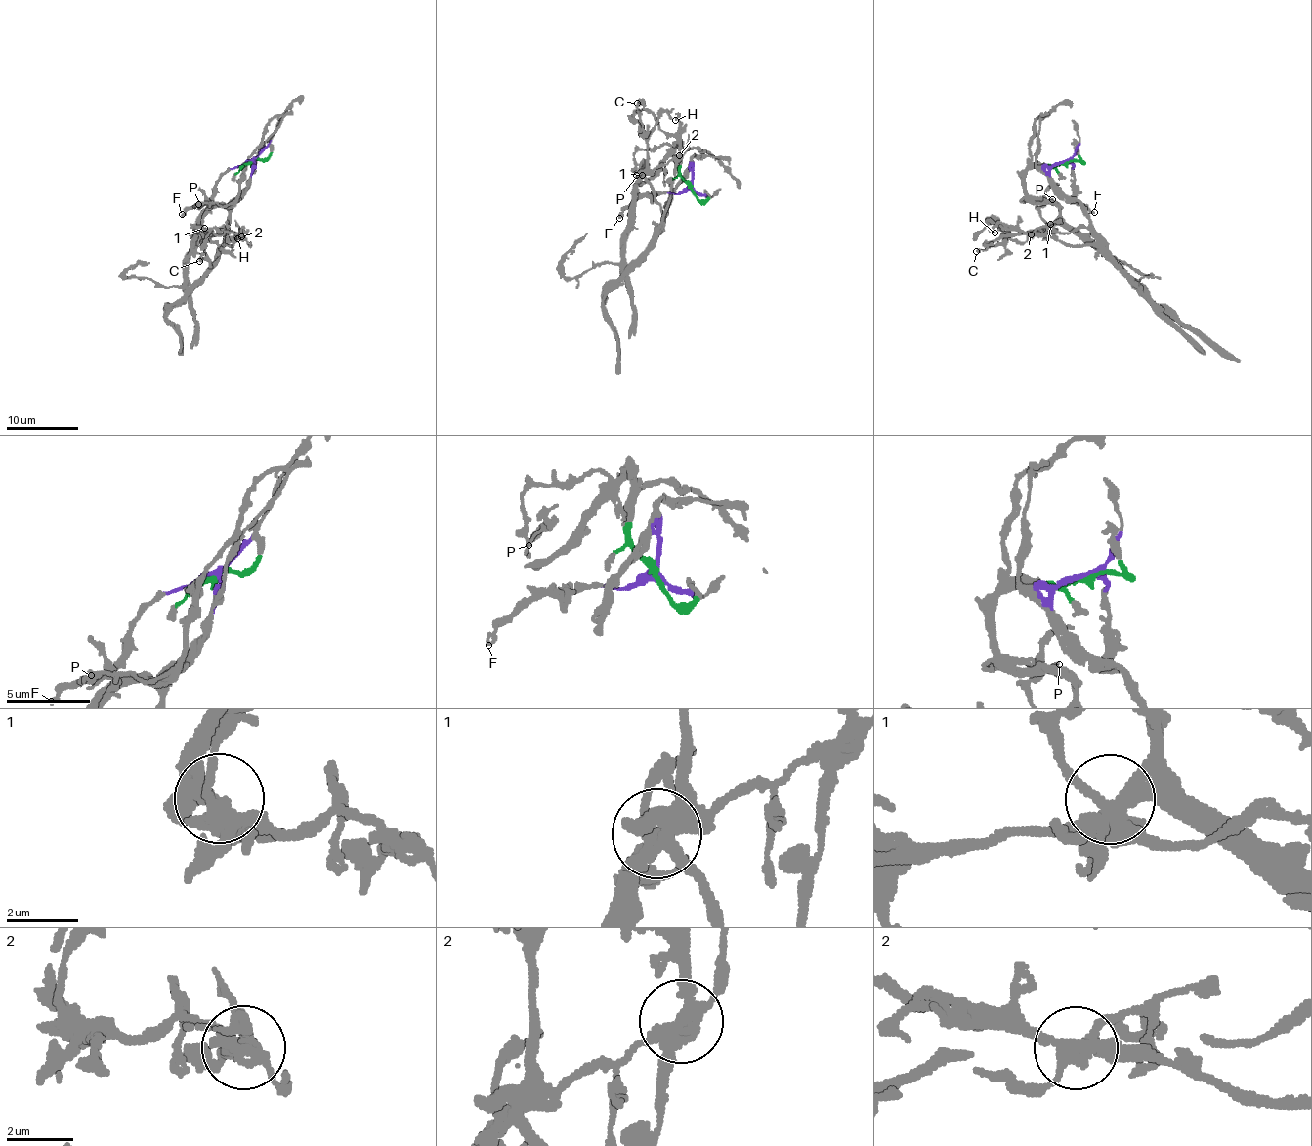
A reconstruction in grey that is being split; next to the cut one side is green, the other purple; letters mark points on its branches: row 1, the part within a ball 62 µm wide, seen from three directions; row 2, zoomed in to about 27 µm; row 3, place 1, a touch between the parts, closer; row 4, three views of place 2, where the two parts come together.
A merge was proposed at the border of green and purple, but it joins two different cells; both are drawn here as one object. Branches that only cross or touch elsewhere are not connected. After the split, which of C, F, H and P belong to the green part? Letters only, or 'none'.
C, P

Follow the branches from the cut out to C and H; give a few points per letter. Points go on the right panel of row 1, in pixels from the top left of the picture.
C: (1068, 160), (1032, 166), (1024, 177), (1024, 191), (1060, 210), (1046, 229), (1008, 233), (1000, 243), (976, 251)
H: (1068, 160), (1049, 171), (1049, 180), (1077, 201), (1096, 240), (1066, 244), (995, 226), (992, 230), (995, 233)

